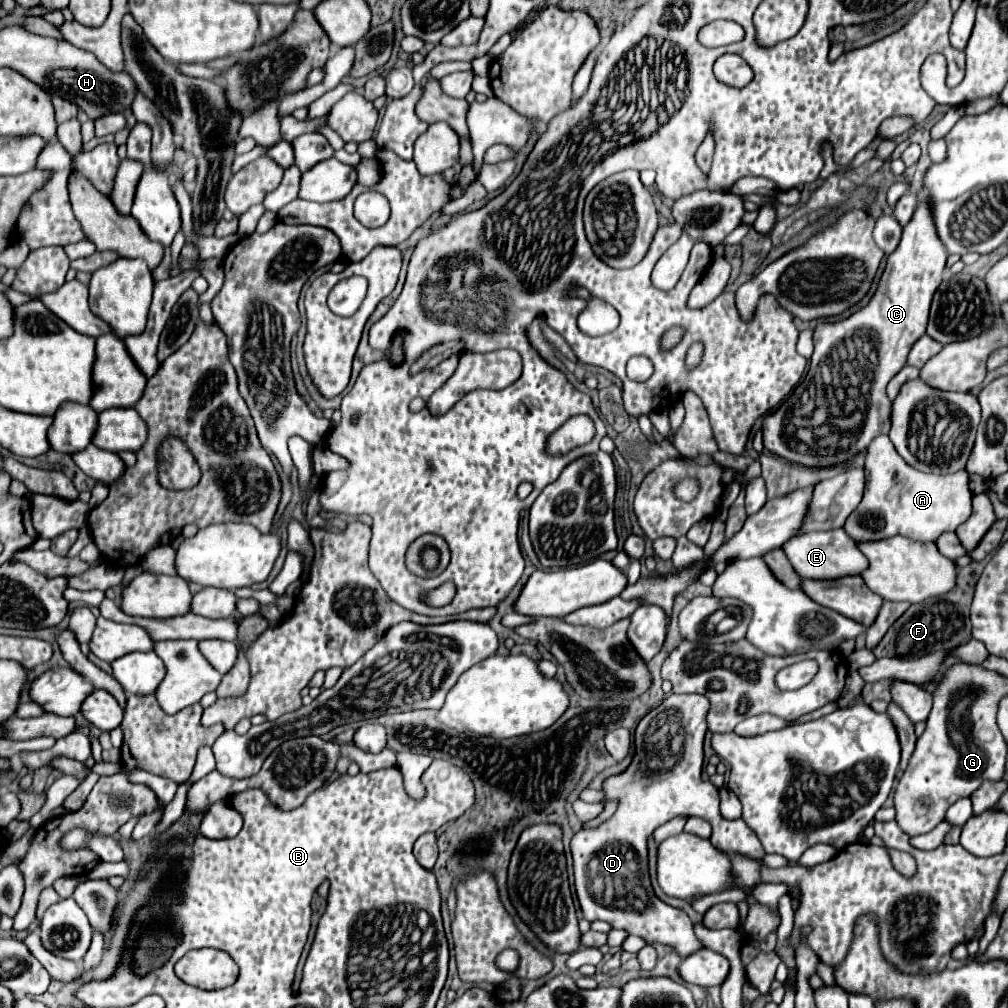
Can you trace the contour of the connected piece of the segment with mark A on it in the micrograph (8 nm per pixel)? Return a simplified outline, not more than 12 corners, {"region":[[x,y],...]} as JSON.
{"region":[[888,436],[866,452],[854,542],[938,540],[972,514],[966,470],[920,472]]}

